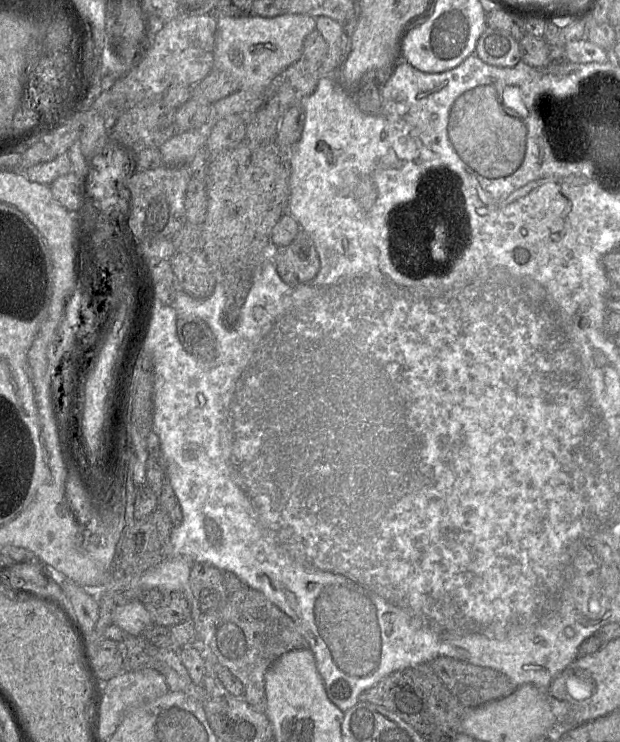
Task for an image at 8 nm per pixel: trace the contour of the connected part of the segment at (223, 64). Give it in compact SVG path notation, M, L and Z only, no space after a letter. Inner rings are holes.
M305 14L217 16L213 68L231 75L239 83L240 90L263 94L278 74L303 57L304 40L314 30L316 18Z

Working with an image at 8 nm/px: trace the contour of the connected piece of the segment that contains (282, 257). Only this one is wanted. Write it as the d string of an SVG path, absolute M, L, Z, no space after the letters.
M301 229L289 245L278 247L275 266L287 284L310 284L314 280L320 268L320 260L306 231Z

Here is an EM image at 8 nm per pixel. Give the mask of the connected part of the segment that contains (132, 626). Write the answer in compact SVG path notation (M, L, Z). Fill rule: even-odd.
M137 599L131 600L124 606L115 607L112 623L129 636L140 636L147 627L152 625L148 610Z

